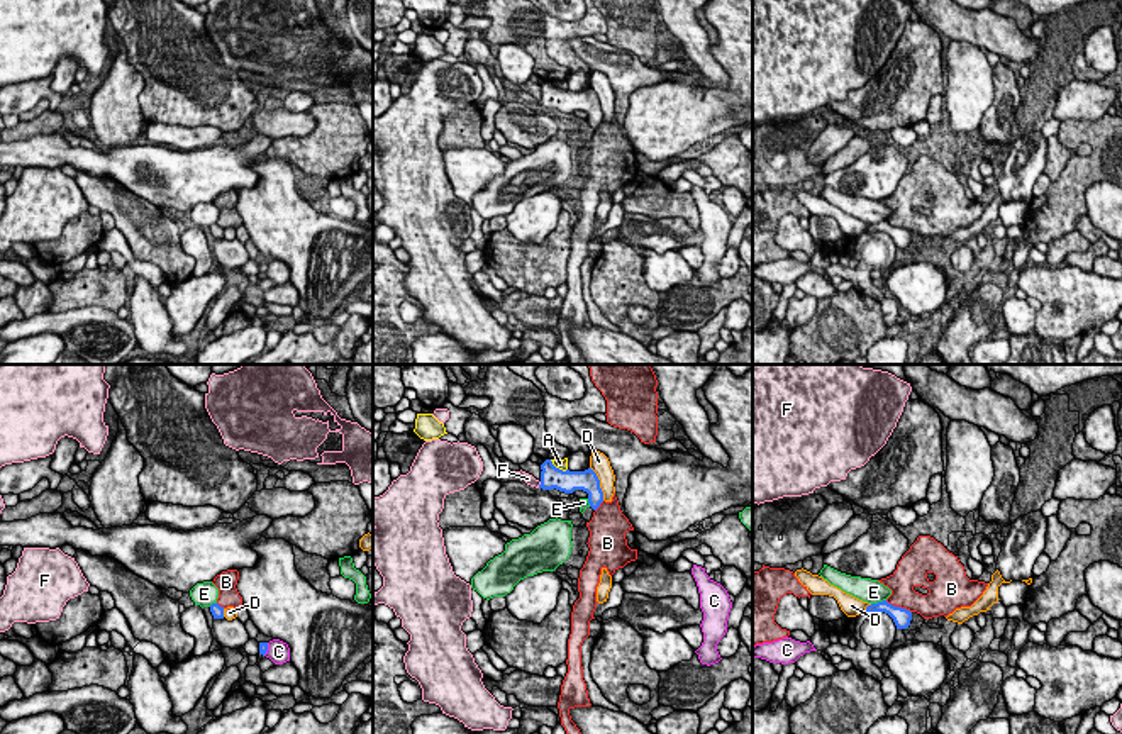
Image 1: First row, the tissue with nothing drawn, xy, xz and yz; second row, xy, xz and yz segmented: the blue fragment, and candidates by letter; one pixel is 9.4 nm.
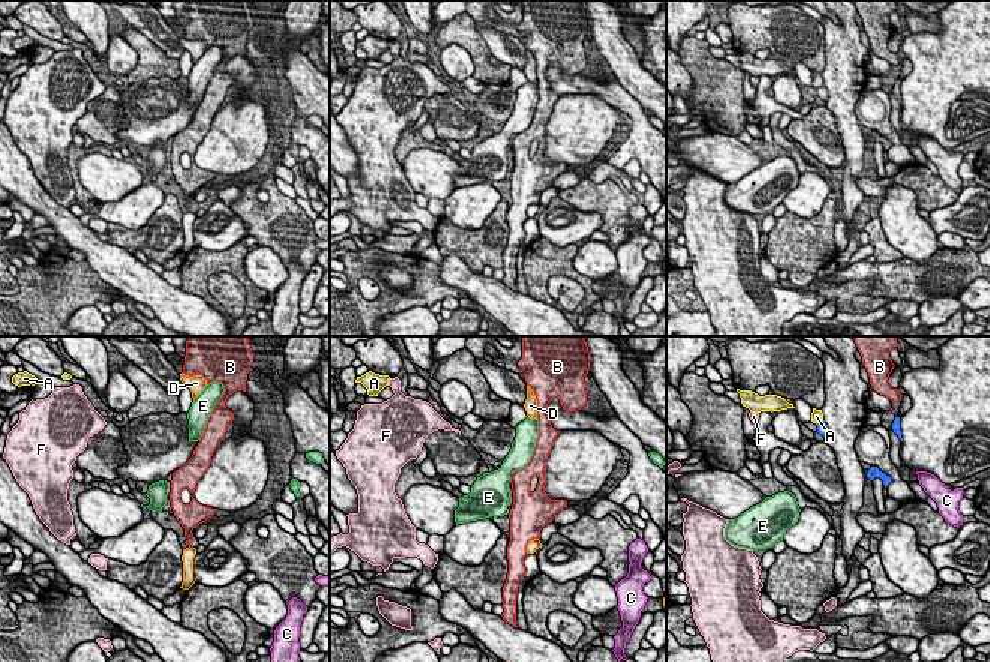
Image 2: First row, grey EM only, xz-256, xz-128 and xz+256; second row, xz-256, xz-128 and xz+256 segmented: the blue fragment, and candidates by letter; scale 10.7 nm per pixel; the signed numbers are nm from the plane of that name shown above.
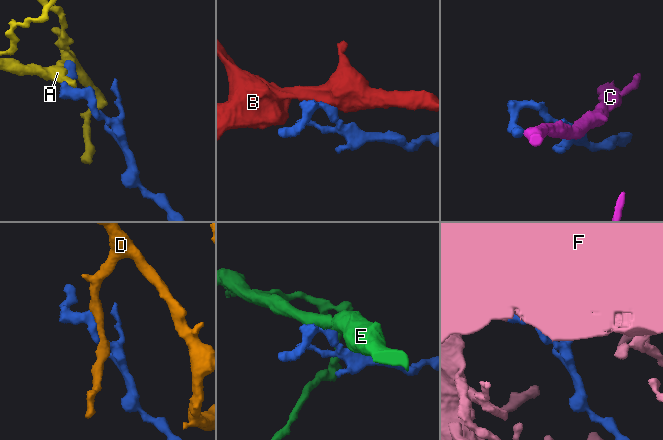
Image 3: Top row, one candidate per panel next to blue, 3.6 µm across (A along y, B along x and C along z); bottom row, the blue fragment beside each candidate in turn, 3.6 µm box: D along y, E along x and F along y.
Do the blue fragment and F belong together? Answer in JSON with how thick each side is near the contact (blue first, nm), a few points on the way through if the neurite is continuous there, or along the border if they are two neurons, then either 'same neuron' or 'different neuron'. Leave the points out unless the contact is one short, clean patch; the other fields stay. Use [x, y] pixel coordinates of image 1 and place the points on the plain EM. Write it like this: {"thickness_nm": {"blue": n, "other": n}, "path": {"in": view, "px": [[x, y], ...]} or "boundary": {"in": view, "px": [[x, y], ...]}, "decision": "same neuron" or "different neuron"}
{"thickness_nm": {"blue": 220, "other": 90}, "path": {"in": "xz", "px": [[551, 97], [539, 105], [527, 99]]}, "decision": "same neuron"}

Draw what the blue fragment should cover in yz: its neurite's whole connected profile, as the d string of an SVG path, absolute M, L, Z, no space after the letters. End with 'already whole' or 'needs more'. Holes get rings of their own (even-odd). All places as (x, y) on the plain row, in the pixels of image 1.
M886 220L878 222L878 224L871 224L864 231L864 234L875 234L875 232L888 234L893 239L897 249L907 249L912 241L910 231L902 229L902 227L895 227L895 225L888 224Z; already whole

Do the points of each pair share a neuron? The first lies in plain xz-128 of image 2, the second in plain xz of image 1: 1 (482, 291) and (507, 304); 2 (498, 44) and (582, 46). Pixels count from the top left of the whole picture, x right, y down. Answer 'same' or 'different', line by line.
1: different
2: same

